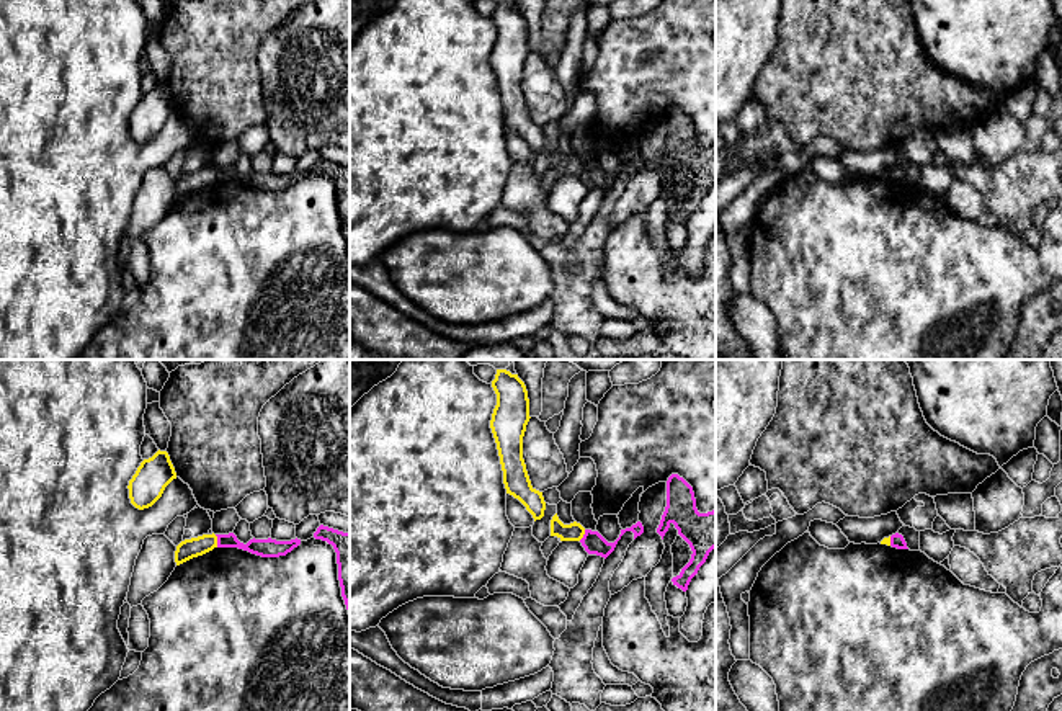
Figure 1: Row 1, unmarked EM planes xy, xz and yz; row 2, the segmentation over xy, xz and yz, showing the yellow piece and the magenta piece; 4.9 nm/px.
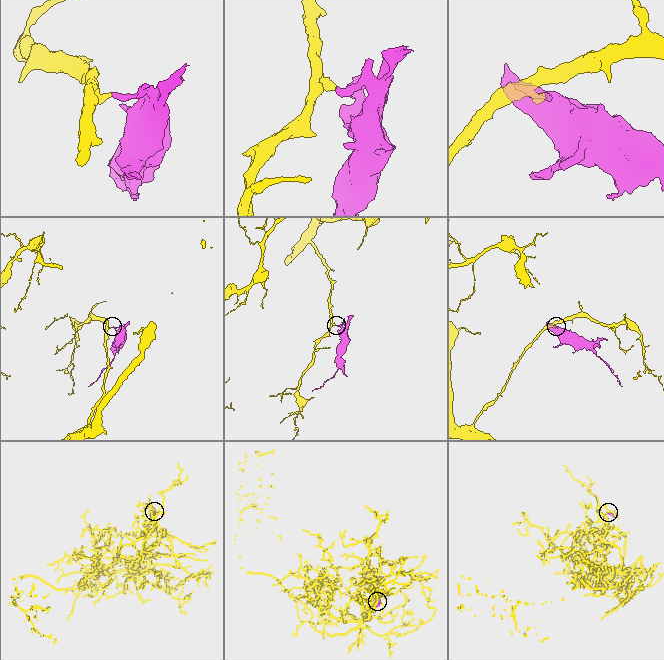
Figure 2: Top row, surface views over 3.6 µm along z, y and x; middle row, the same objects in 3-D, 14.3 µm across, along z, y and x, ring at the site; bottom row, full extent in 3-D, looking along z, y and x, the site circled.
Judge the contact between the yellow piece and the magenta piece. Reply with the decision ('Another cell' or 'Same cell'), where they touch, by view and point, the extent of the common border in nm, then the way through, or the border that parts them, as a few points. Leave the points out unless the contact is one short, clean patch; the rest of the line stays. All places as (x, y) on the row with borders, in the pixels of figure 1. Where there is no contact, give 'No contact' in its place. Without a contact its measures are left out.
Another cell. Touches yellow at xy (216, 541). Shared border 70 nm. Boundary: xy (214, 535), (218, 546)

